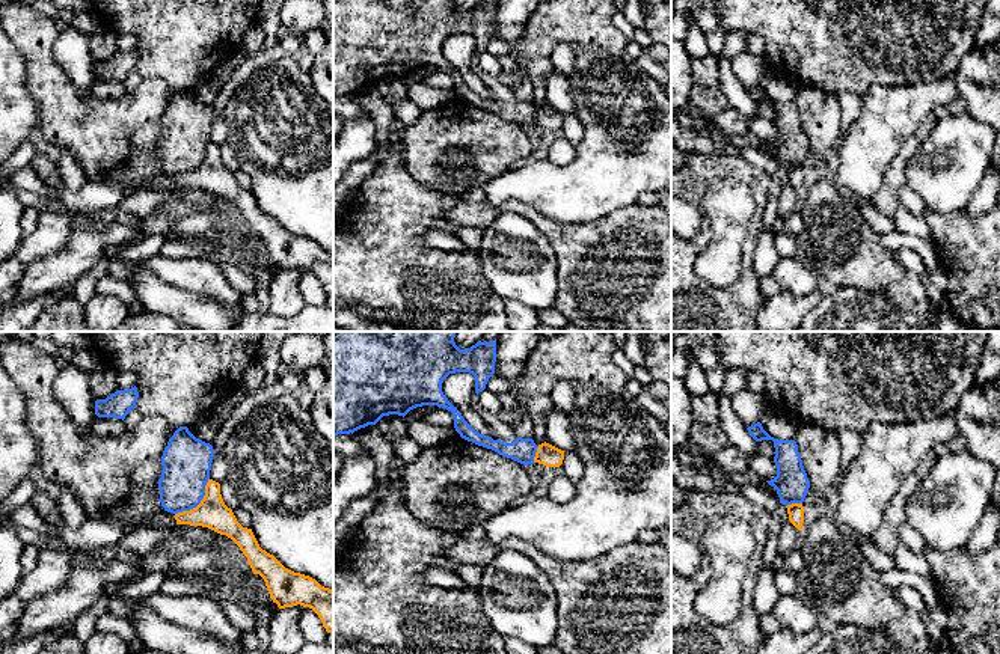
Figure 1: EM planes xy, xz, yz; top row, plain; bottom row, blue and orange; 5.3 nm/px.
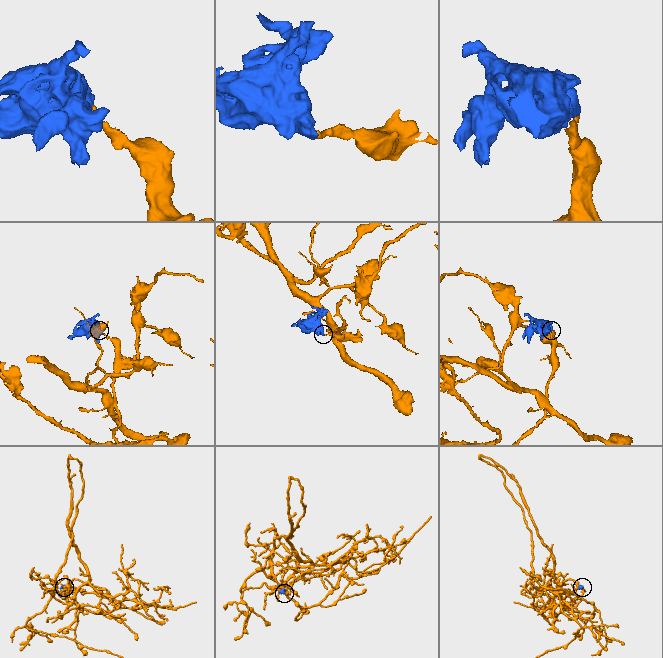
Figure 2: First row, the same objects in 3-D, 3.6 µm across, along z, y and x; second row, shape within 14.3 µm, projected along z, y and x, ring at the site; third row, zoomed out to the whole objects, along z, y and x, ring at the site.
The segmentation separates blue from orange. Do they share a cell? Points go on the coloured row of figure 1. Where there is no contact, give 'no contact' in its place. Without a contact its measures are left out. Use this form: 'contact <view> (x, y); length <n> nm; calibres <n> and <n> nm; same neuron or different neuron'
contact xy (199, 502); length 260 nm; calibres 260 and 170 nm; different neuron

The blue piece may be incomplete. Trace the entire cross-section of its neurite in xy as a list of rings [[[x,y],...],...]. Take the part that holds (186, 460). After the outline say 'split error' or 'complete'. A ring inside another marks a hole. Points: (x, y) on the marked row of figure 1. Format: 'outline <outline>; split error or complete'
outline [[[179,426],[169,439],[161,457],[158,479],[164,511],[178,514],[196,508],[205,496],[214,449]]]; complete

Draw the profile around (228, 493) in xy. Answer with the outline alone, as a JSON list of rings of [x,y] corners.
[[[226,479],[220,482],[220,494],[225,505],[231,508],[232,511],[240,506],[238,496]]]

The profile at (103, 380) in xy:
[[[95,362],[89,372],[89,386],[95,399],[106,399],[116,392],[118,371],[106,363]]]

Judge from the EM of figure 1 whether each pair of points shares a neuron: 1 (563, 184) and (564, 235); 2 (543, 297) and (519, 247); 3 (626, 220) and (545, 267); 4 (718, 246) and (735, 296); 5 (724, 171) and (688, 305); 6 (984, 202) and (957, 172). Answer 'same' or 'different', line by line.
1: different
2: same
3: different
4: different
5: same
6: different

